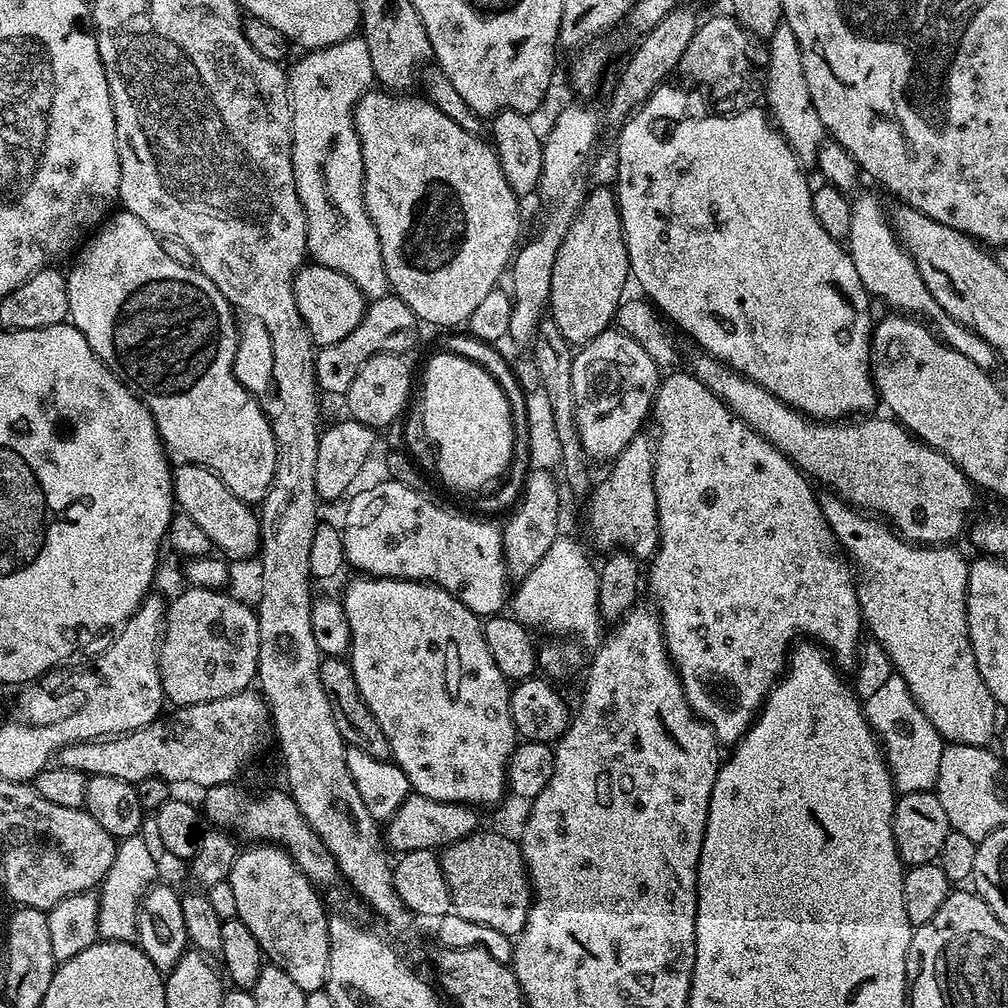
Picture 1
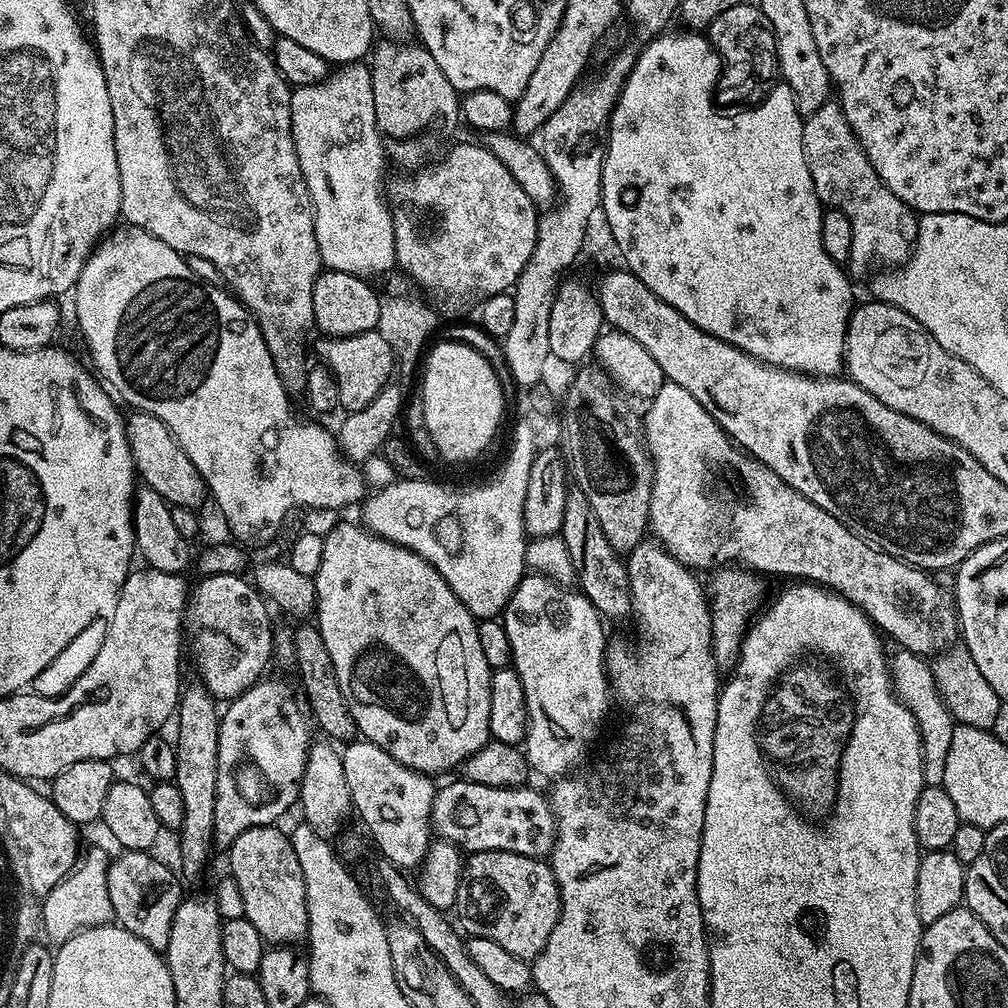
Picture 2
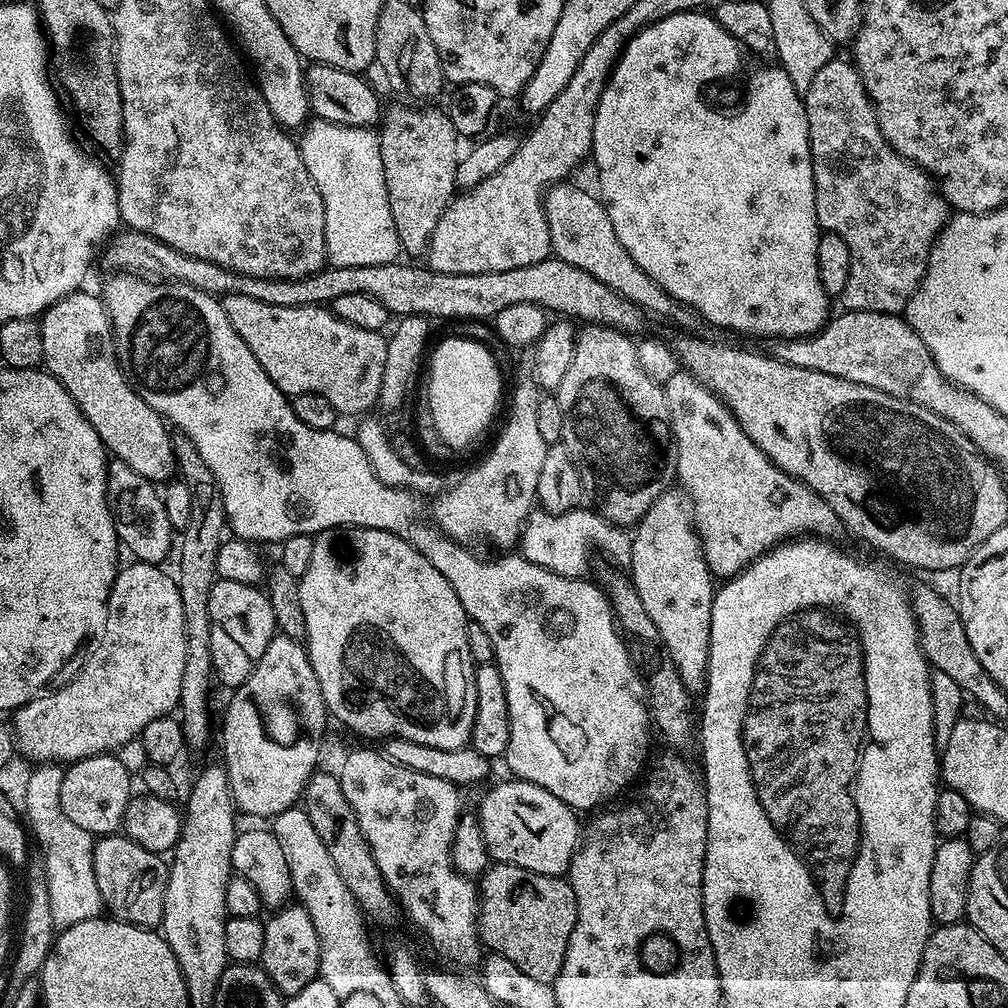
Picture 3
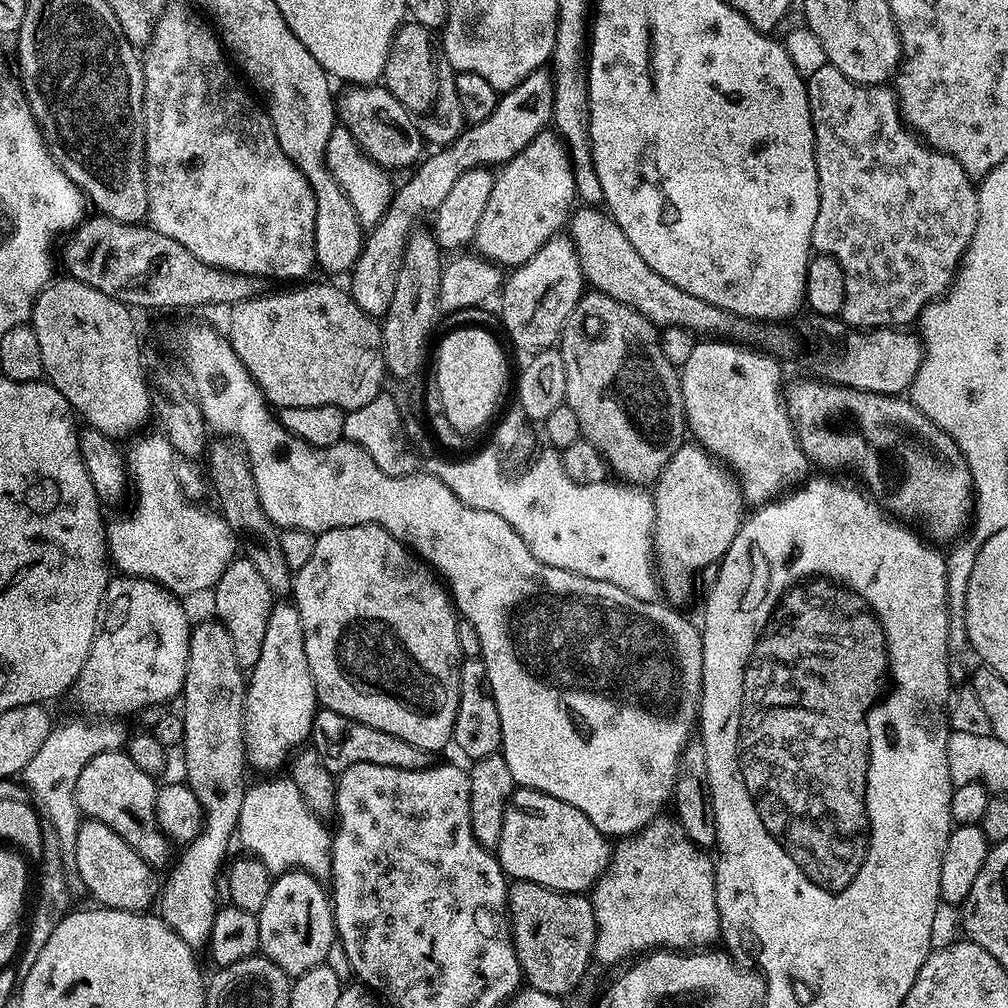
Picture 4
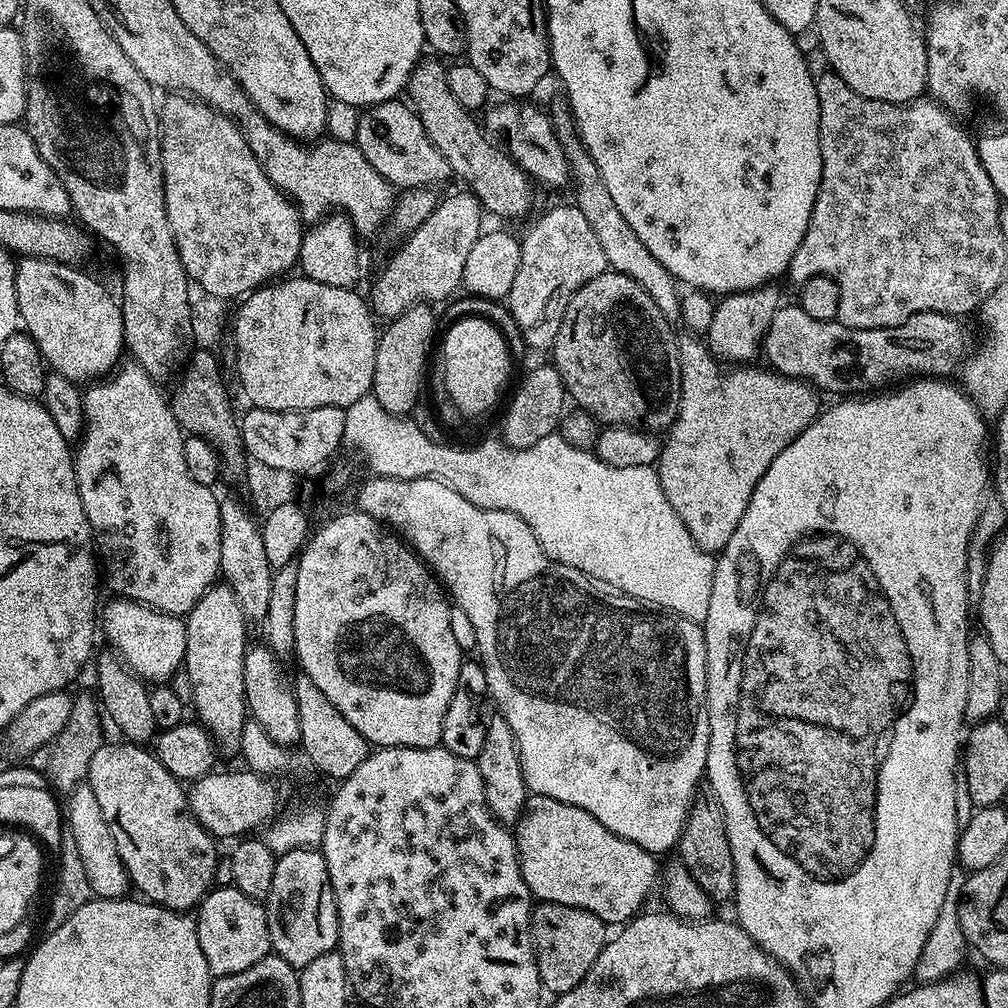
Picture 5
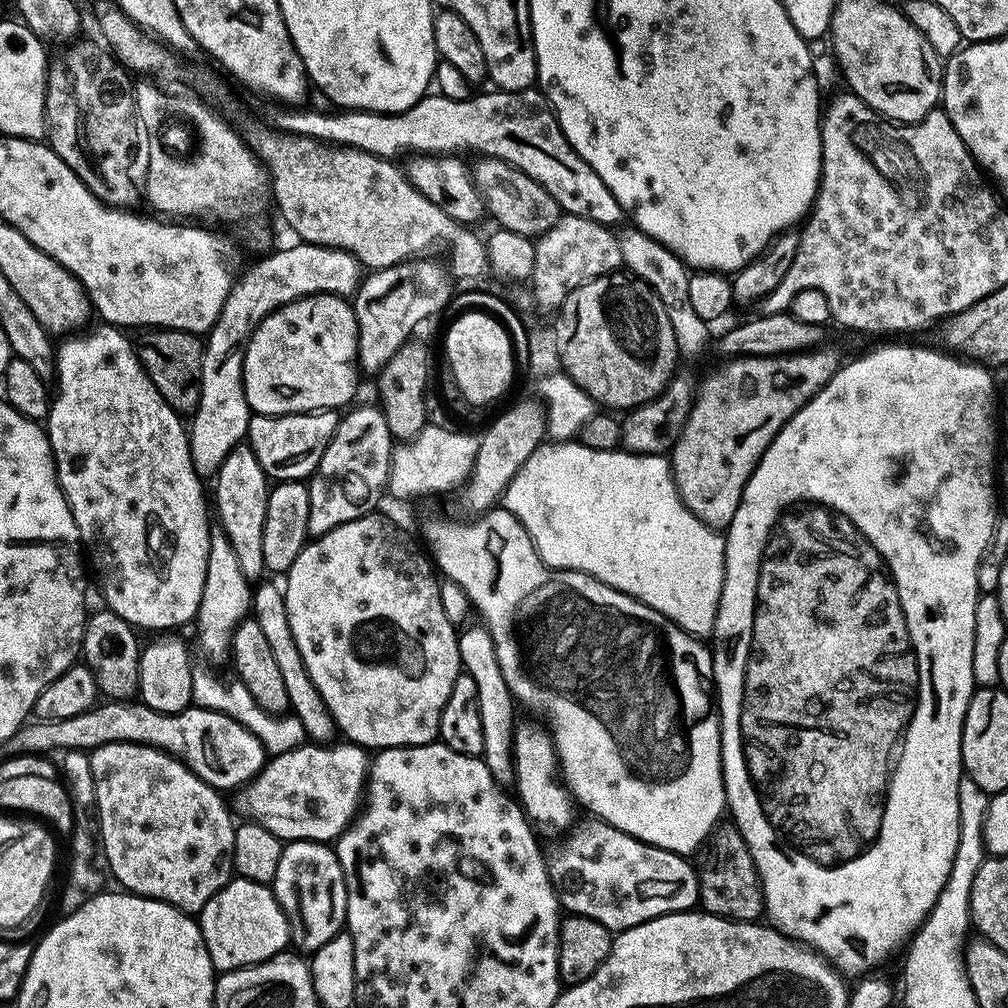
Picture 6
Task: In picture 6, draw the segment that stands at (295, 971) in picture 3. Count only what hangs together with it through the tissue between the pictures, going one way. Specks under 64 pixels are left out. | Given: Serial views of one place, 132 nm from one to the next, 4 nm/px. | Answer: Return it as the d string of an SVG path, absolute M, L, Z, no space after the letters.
M294 840L285 843L278 862L278 874L271 882L272 893L288 919L288 935L297 949L311 954L326 946L345 927L346 878L336 857L335 847L318 840Z

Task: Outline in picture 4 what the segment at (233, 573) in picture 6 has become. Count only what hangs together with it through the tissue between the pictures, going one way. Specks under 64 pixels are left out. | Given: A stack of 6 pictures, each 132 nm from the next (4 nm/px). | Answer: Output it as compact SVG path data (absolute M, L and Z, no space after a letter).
M215 618L204 620L200 625L191 629L188 638L188 665L186 666L186 674L184 675L184 687L182 689L182 701L184 700L184 709L182 715L184 717L184 742L182 745L182 753L184 752L184 776L188 788L194 794L199 811L202 813L202 823L199 832L192 840L187 841L184 853L180 856L180 861L176 865L171 865L172 874L168 878L168 885L163 885L162 895L158 900L159 915L162 917L165 924L169 924L178 935L182 938L182 942L186 942L194 950L200 950L200 947L207 945L212 938L212 927L214 926L214 918L218 911L218 903L216 904L216 879L221 879L222 869L225 867L226 859L224 855L228 852L228 843L233 843L236 825L240 822L240 811L242 810L242 802L244 801L244 794L246 791L246 783L244 784L244 768L246 769L246 758L243 754L244 748L244 689L246 687L246 676L243 672L241 665L236 662L236 655L232 652L232 640L228 636L228 631L224 625Z

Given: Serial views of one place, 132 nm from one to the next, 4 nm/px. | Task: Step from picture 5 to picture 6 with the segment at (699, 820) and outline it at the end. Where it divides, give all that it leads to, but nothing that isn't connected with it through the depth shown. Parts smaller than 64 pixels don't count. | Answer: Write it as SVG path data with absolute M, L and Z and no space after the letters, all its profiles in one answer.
M734 826L724 827L719 827L712 834L699 857L699 859L701 858L700 864L698 860L699 907L710 913L711 916L721 916L727 920L759 921L765 915L766 909L764 891L760 885L760 875L754 866L754 858L739 830Z

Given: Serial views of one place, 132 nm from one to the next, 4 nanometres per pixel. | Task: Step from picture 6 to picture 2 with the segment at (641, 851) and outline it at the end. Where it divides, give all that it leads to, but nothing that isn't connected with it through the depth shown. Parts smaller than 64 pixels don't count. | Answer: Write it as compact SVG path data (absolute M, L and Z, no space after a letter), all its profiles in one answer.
M463 778L452 780L449 784L440 784L436 789L432 807L432 830L441 840L449 840L465 853L482 850L510 850L514 854L547 857L556 841L556 819L552 813L549 797L535 792L532 786L518 788L495 788L482 786Z

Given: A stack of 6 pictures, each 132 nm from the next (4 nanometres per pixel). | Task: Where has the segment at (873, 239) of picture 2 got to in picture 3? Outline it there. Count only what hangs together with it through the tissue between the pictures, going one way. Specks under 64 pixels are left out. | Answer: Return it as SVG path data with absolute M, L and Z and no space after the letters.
M833 58L814 74L814 82L810 82L808 88L803 89L802 99L804 109L808 115L808 141L810 142L810 154L812 155L812 173L814 174L814 190L816 191L816 223L824 232L833 232L846 242L850 250L850 278L846 282L846 290L842 297L843 307L850 312L885 312L887 314L903 313L909 298L916 293L916 287L920 279L924 277L924 271L928 269L928 255L932 252L932 243L936 241L940 231L950 219L950 209L944 197L940 195L933 177L929 176L923 168L917 167L911 160L899 156L886 142L886 138L880 132L876 121L876 108L872 105L872 99L864 89L864 83L859 72L856 71L855 63L847 59Z

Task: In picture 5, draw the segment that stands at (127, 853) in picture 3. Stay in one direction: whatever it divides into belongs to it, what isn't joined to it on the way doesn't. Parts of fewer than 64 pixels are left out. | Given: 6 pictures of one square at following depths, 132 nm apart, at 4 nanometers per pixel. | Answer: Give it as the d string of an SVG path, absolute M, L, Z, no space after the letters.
M81 782L67 793L66 798L66 826L73 831L83 869L90 880L93 897L102 900L127 897L130 892L128 871L118 854L118 846L114 846L114 834L110 834L110 826L106 826L106 818L102 818L102 806L98 806L94 790L87 782Z

